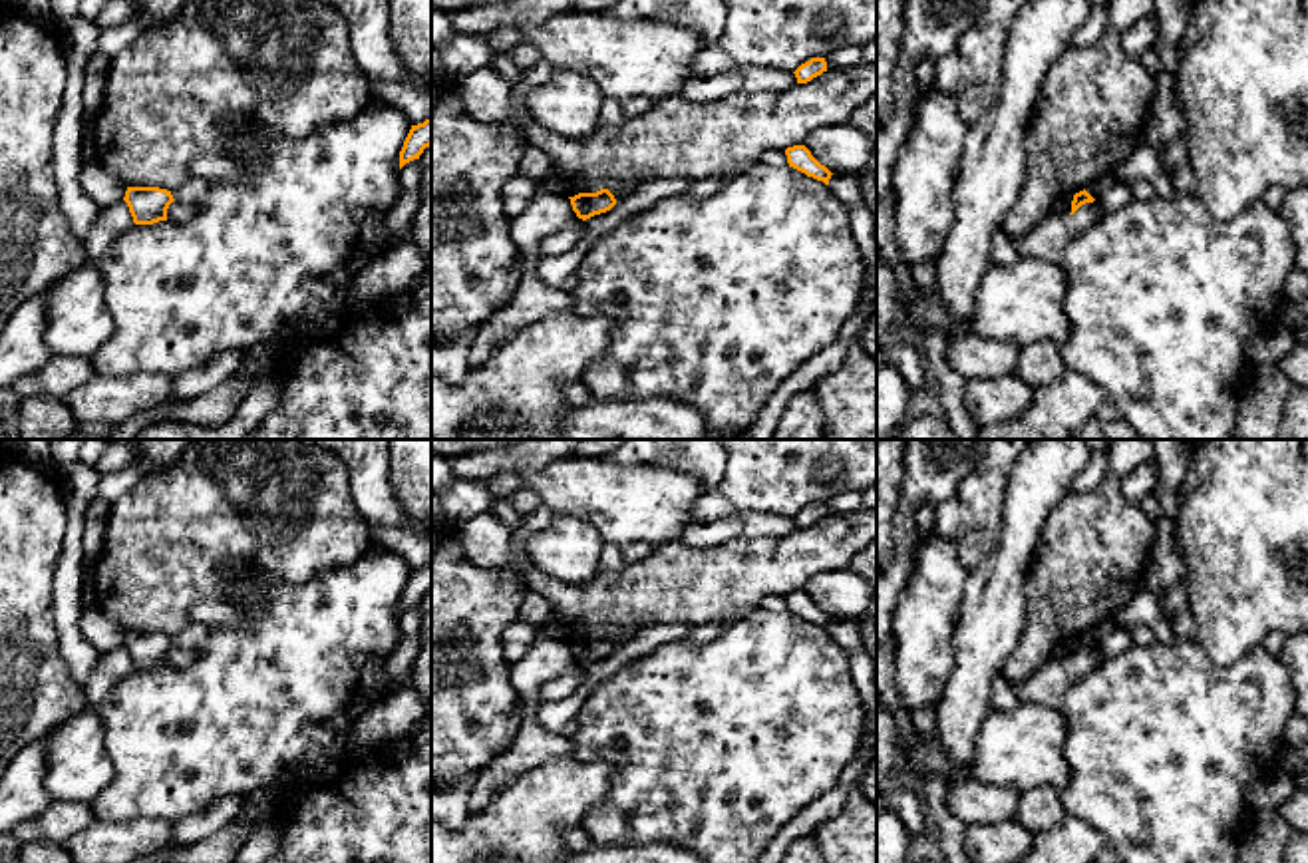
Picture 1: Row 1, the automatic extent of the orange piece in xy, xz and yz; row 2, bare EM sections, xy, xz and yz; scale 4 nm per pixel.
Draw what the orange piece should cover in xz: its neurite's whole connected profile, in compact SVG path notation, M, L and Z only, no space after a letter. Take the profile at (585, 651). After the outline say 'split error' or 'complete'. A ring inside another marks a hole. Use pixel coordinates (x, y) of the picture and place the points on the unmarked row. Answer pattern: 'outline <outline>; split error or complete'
outline M600 634L596 638L578 638L569 644L571 644L572 656L582 666L594 660L606 658L616 650L616 644L608 634Z; complete

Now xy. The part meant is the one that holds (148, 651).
outline M127 632L123 646L135 670L167 666L167 654L175 646L171 636L159 632Z; complete

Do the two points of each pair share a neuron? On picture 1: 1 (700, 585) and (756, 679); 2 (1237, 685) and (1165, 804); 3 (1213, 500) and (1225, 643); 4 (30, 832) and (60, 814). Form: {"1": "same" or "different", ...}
{"1": "different", "2": "same", "3": "same", "4": "same"}

